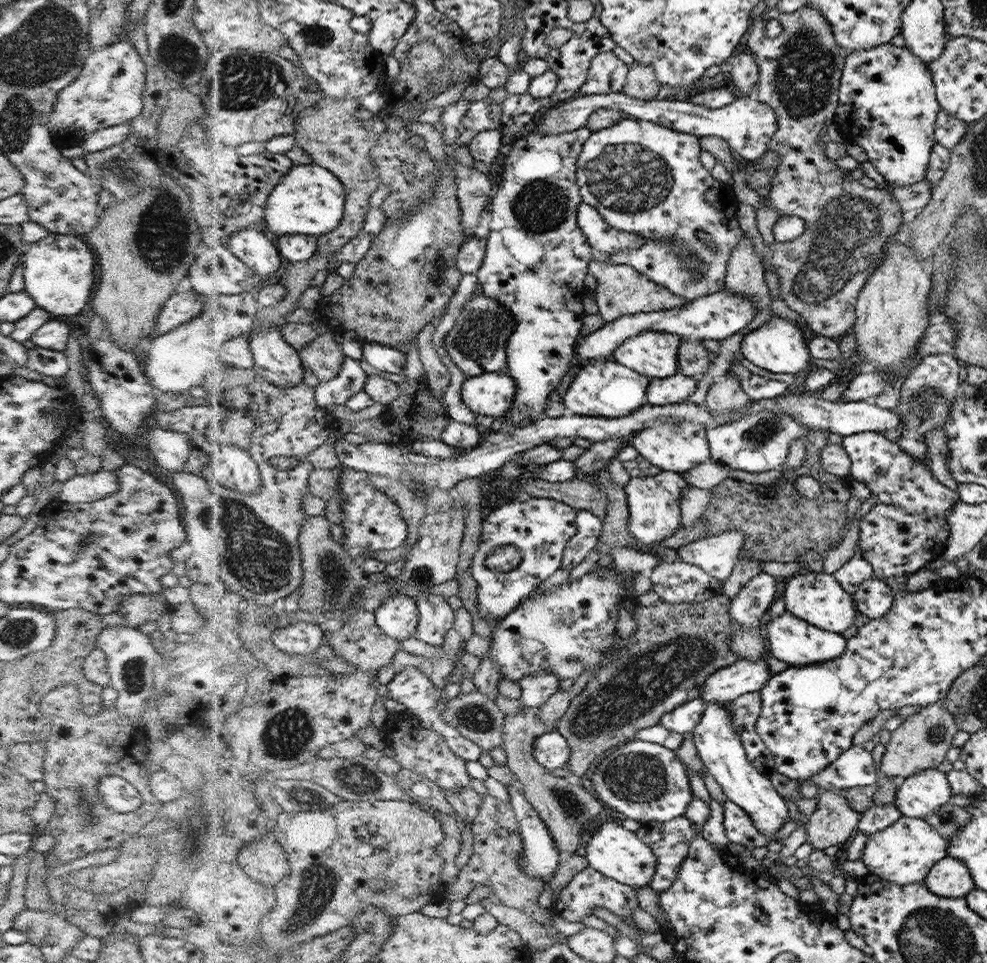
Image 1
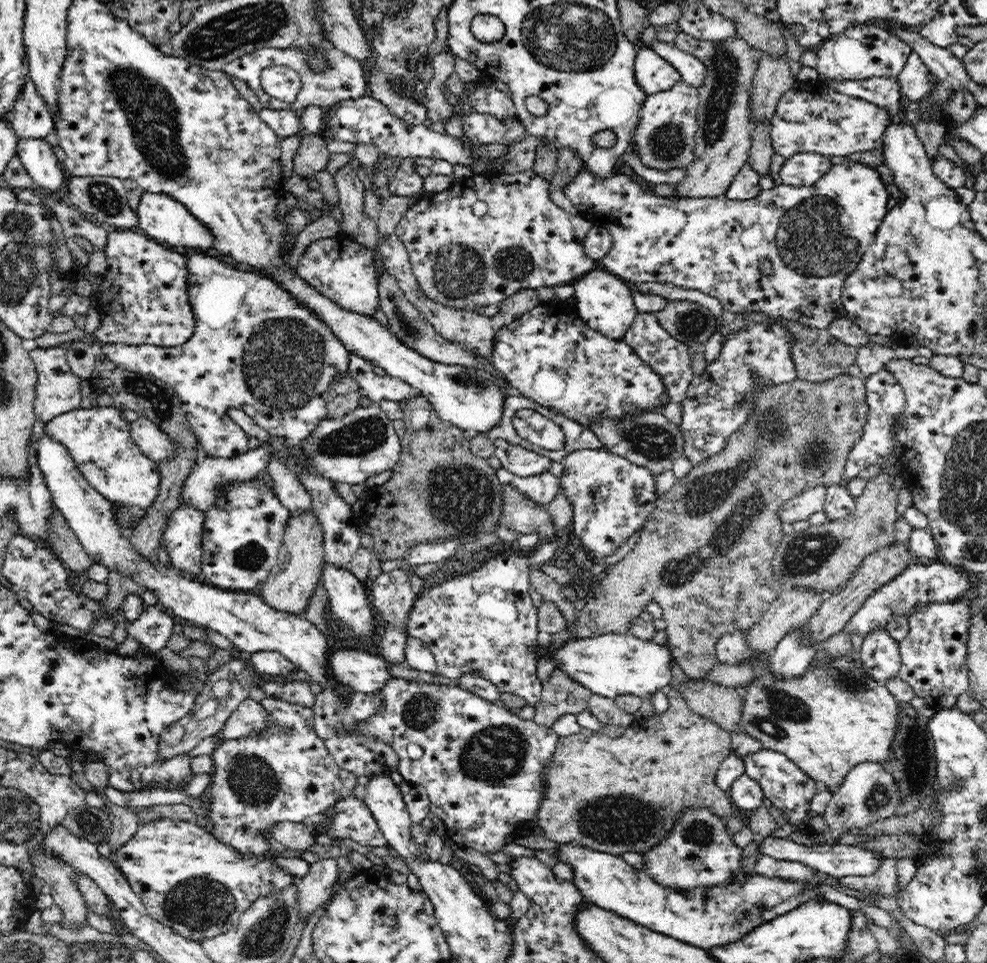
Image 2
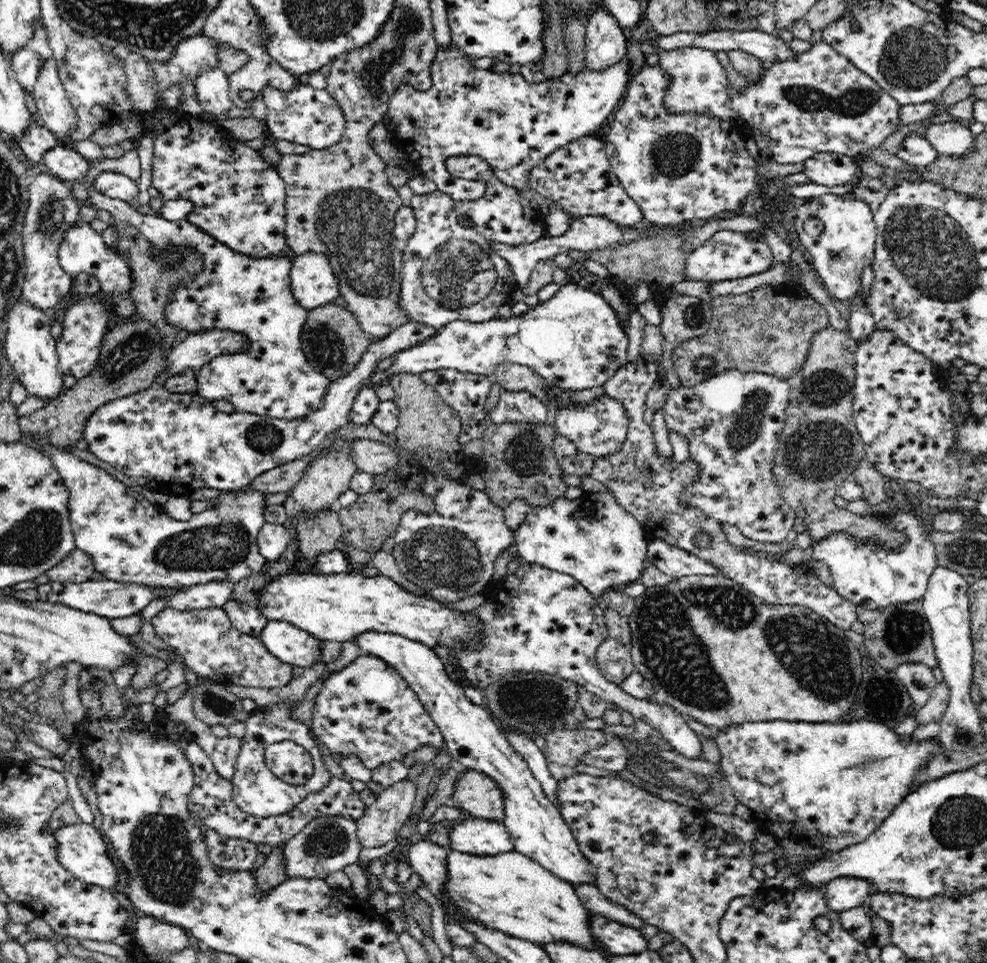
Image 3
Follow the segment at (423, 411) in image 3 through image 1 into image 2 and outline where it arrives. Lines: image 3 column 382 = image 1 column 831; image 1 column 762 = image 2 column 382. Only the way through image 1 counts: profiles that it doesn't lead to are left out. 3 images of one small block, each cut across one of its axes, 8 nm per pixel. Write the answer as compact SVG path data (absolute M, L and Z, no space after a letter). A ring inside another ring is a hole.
M448 427L444 434L426 434L426 438L428 438L428 442L424 442L422 436L418 438L418 434L414 434L414 436L405 434L401 440L403 452L400 456L400 464L392 470L393 479L390 479L382 486L375 486L365 499L365 507L368 510L368 522L366 525L372 537L372 552L382 562L393 558L406 558L407 552L418 543L449 540L450 537L461 537L460 534L466 533L476 535L476 538L479 538L482 534L494 532L496 525L500 522L501 512L503 511L503 484L498 480L497 470L488 463L487 459L472 454L469 435L462 429Z

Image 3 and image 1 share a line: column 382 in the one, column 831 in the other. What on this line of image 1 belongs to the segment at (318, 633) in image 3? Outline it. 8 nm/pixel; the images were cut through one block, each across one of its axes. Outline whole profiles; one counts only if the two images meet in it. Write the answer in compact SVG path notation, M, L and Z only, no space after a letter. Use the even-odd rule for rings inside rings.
M824 572L796 574L784 586L783 599L785 610L796 618L821 627L822 630L834 631L838 634L848 629L848 626L852 626L856 614L859 614L857 608L854 608L854 604L852 604L852 596L849 591L841 586L833 574Z

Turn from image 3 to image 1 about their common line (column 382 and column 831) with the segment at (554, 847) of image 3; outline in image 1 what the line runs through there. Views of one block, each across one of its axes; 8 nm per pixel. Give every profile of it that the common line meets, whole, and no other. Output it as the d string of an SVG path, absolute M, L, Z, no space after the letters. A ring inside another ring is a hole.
M788 611L776 618L768 617L764 624L764 633L768 656L785 662L790 667L834 661L834 659L842 657L846 651L846 646L848 646L848 641L841 634L822 630L821 627L816 627L812 623L796 618Z

